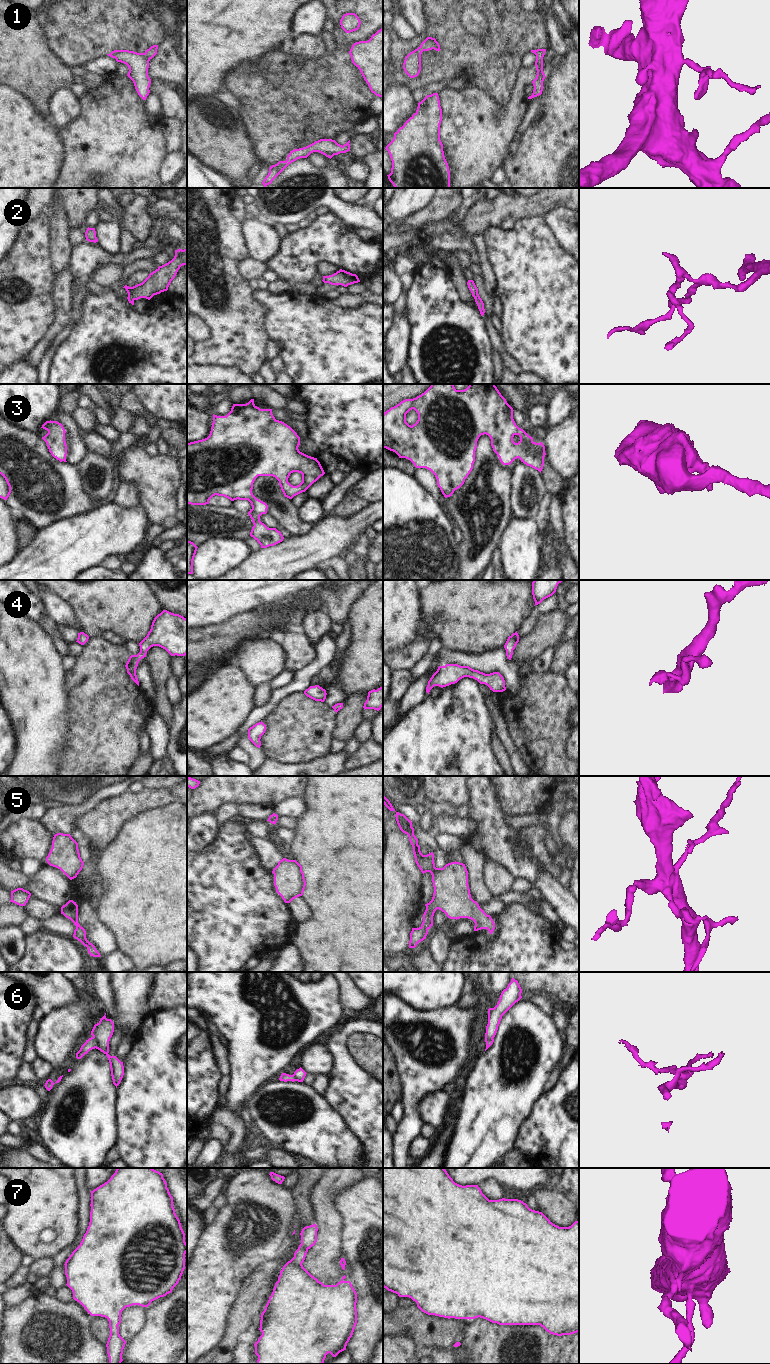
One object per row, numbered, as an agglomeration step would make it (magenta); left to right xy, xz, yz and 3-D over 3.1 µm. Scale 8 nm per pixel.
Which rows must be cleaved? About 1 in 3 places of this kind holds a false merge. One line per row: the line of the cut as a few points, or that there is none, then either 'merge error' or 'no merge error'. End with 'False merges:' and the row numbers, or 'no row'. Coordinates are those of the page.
1: cut none; no merge error
2: cut none; no merge error
3: cut none; no merge error
4: cut none; no merge error
5: cut none; no merge error
6: cut xy (93, 1036), (96, 1041), (96, 1047); merge error
7: cut none; no merge error
False merges: 6

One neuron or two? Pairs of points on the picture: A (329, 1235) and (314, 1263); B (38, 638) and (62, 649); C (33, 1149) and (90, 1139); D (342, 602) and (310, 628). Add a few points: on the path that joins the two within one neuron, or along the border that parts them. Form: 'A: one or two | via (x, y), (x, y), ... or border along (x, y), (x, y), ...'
A: one | via (329, 1242), (329, 1248), (321, 1256)
B: two | border along (40, 625), (49, 636), (56, 651), (62, 657)
C: two | border along (42, 1143), (56, 1157)
D: two | border along (315, 610), (322, 609), (331, 622)

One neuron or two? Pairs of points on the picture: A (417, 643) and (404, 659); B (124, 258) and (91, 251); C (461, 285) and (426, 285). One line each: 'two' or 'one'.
A: one
B: one
C: two

